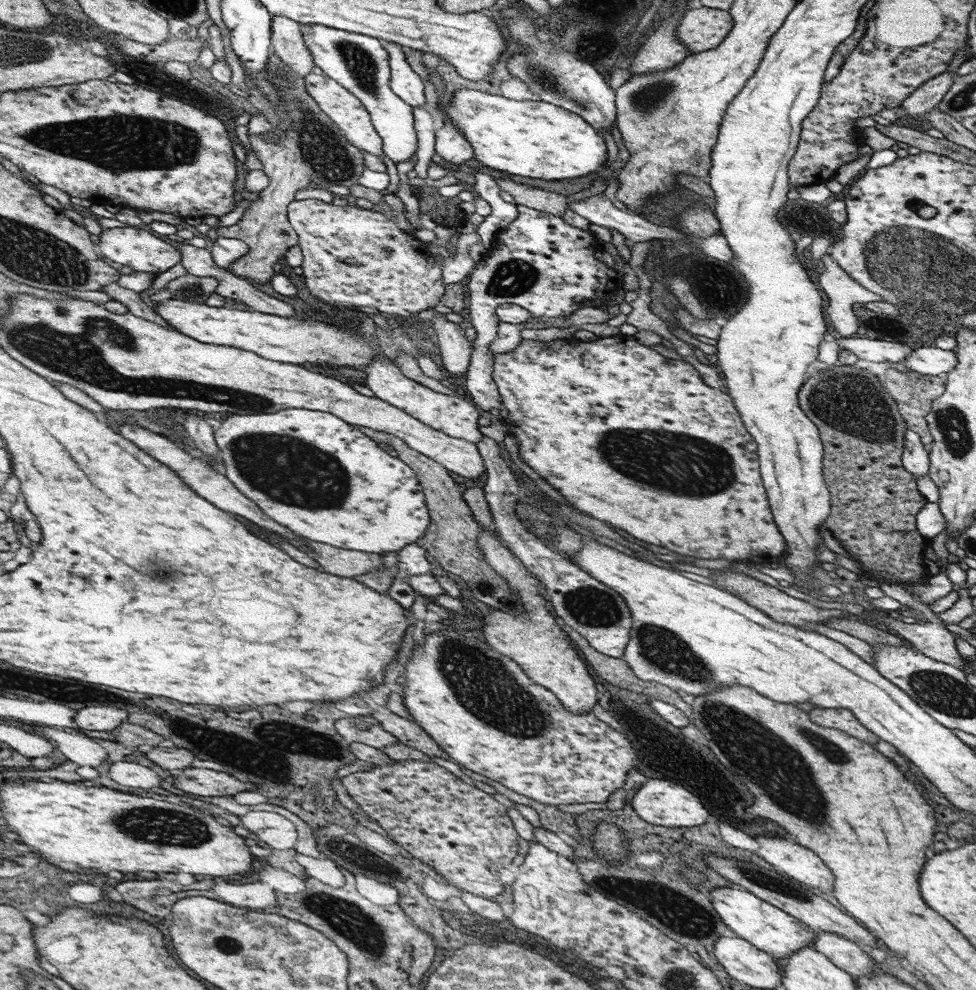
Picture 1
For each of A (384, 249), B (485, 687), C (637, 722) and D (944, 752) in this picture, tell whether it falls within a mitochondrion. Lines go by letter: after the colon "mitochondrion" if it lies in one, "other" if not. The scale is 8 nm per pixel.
A: mitochondrion
B: mitochondrion
C: other
D: other

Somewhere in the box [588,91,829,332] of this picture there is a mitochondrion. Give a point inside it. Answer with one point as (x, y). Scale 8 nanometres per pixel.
(721, 289)

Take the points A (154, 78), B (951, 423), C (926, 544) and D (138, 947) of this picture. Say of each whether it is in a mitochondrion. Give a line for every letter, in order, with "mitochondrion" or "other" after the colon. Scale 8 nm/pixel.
A: mitochondrion
B: mitochondrion
C: other
D: other

